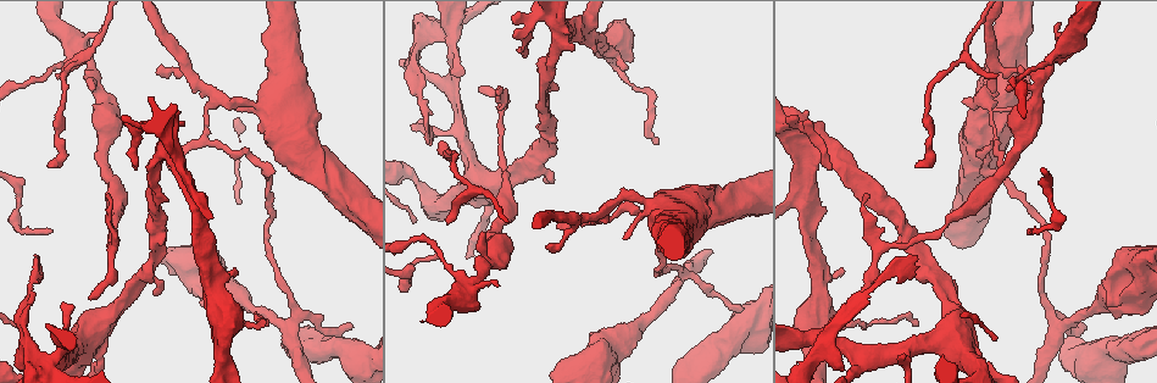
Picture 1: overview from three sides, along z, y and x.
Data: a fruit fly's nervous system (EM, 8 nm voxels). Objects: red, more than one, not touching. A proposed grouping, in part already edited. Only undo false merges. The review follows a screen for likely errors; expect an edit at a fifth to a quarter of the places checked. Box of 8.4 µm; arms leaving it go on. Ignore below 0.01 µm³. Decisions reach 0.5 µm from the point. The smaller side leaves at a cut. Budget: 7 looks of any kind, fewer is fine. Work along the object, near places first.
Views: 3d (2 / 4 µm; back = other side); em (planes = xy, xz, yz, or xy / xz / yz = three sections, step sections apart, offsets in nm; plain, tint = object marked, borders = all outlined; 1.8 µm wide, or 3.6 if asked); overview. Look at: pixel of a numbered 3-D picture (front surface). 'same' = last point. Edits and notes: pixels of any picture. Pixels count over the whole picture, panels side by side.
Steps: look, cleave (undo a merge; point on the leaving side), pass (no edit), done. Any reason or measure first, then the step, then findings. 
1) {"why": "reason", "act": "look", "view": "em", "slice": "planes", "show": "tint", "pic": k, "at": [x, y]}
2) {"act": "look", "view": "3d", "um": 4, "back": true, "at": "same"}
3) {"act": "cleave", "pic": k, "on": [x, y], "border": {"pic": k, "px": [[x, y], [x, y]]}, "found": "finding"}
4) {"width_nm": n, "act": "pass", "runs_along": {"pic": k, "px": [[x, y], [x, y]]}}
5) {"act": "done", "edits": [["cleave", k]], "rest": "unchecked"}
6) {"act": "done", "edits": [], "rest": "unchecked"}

{"why": "sudden change in width", "act": "look", "view": "3d", "um": 2, "pic": 1, "at": [97, 91]}

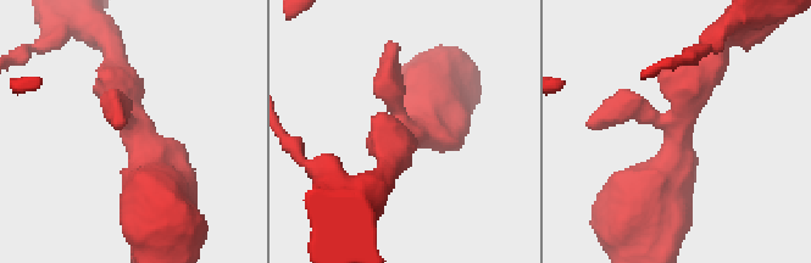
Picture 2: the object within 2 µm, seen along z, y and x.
{"why": "now the EM", "act": "look", "view": "em", "slice": "planes", "show": "tint", "pic": 2, "at": [677, 128]}

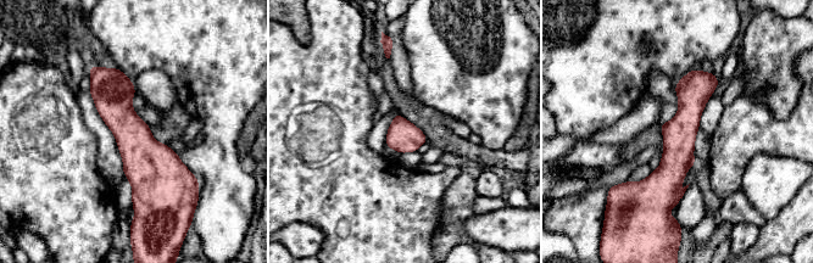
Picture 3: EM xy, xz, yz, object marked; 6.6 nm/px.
{"act": "pass", "runs_along": {"pic": 3, "px": [[99, 70], [140, 152], [138, 207]]}, "found": "one neuron here"}

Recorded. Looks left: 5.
{"why": "a fork", "act": "look", "view": "3d", "um": 2, "pic": 1, "at": [203, 141]}

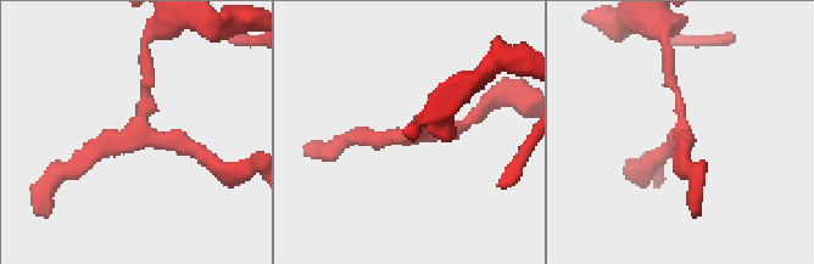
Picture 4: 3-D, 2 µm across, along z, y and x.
{"why": "need the tissue", "act": "look", "view": "em", "slice": "xz", "step": 4, "show": "tint", "pic": 4, "at": [142, 129]}

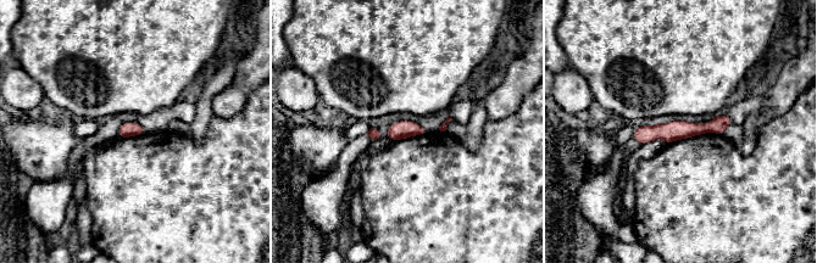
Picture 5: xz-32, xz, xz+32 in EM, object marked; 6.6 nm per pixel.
{"act": "look", "view": "em", "slice": "planes", "show": "tint", "at": "same"}

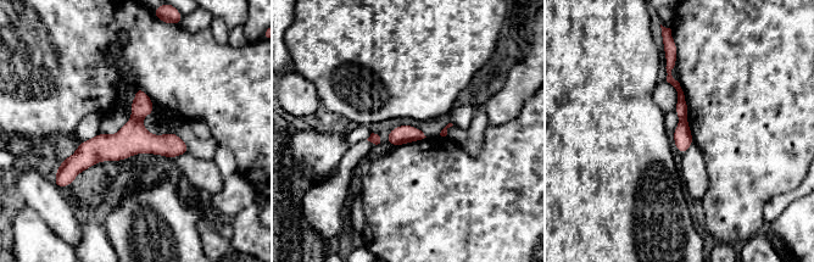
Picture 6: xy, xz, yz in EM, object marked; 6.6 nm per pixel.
{"width_nm": 120, "act": "cleave", "pic": 6, "on": [133, 138], "border": {"pic": 6, "px": [[133, 117], [140, 121]]}, "found": "a second neuron is stuck on"}

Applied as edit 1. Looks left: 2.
{"act": "done", "edits": [["cleave", 6]], "rest": "unchecked"}

